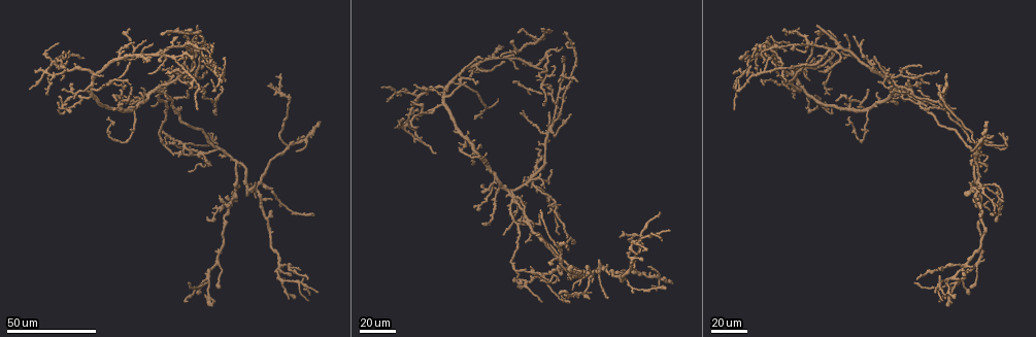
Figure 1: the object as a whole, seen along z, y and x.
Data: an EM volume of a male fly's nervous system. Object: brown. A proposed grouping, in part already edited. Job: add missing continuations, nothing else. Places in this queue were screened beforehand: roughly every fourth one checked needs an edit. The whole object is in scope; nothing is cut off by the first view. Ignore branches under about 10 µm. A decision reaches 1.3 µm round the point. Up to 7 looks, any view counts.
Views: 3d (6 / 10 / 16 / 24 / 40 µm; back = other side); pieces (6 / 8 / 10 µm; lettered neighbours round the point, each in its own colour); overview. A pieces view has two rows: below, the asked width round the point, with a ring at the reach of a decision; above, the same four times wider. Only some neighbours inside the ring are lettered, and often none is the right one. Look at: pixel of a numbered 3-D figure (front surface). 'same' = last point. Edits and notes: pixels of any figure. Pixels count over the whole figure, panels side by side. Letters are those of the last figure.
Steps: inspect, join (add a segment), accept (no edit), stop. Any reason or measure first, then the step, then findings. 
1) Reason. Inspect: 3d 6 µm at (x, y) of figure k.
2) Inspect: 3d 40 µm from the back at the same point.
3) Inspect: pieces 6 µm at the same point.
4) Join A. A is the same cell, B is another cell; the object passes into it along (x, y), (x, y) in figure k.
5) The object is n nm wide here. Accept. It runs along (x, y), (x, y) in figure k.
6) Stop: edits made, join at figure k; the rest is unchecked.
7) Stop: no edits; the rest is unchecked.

Free end. Inspect: 3d 24 µm at (875, 57) of figure 1.

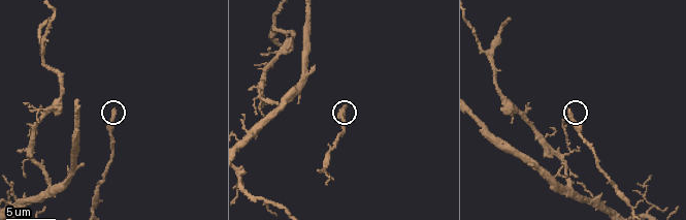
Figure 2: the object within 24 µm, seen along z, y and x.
See the neighbours. Inspect: pieces 10 µm at (112, 112) of figure 2.

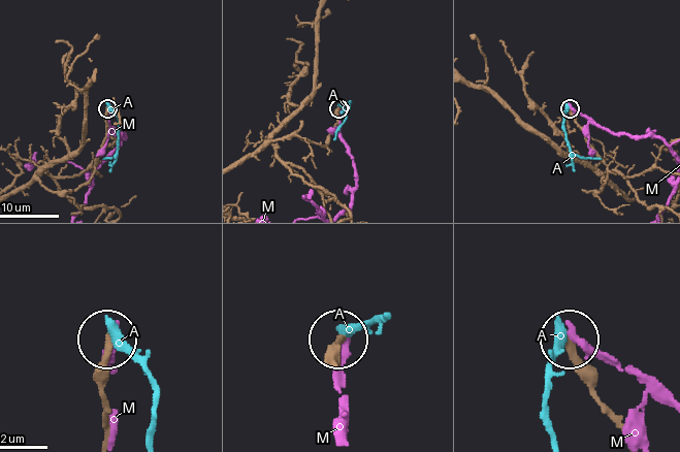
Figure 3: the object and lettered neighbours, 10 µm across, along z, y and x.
The object is 280 nm wide here. Accept. A and M are other cells; it runs along (601, 190), (606, 165), (570, 107) in figure 3; none of them fits.

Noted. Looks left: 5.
Tapers out. Inspect: 3d 24 µm at (921, 87) of figure 1.

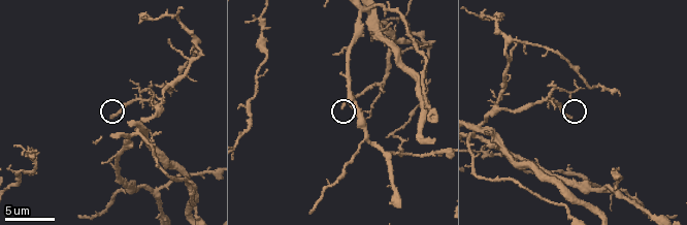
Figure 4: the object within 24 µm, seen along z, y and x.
Inspect: 3d 6 µm at (571, 119) of figure 4.

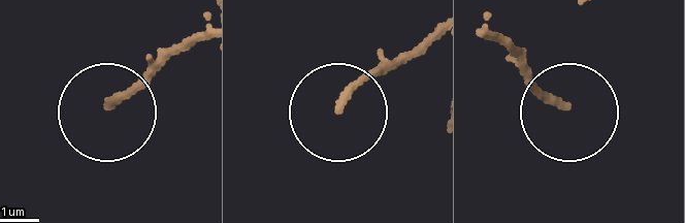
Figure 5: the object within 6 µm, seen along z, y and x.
What lies round it. Inspect: pieces 6 µm at (564, 106) of figure 5.

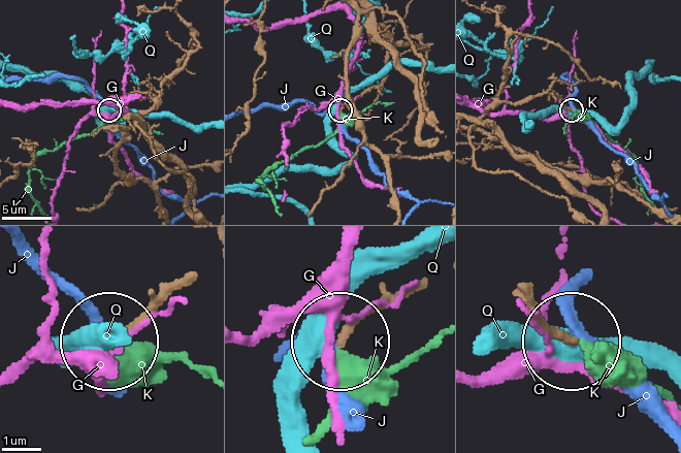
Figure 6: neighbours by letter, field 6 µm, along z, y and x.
The object is 180 nm wide here. Join K. K is the same cell, G, J and Q are other cells; the object passes into it along (133, 91), (99, 126), (37, 155), (30, 192), (39, 207) in figure 6; the neuron continues.

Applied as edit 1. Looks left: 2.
Stop: edits made, join at figure 6; the rest is unchecked.

